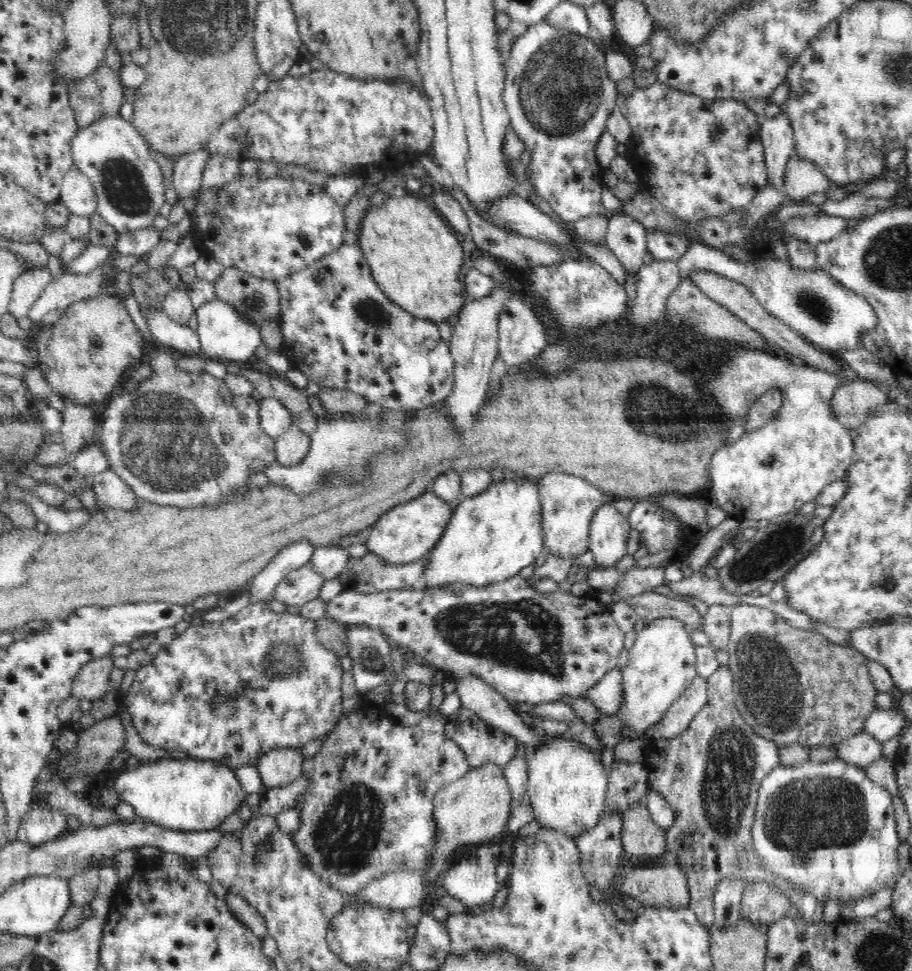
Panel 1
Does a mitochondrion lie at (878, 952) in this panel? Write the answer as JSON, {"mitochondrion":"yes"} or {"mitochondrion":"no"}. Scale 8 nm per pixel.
{"mitochondrion":"yes"}

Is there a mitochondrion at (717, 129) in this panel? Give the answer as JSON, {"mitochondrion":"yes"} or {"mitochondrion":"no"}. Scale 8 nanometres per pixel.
{"mitochondrion":"yes"}

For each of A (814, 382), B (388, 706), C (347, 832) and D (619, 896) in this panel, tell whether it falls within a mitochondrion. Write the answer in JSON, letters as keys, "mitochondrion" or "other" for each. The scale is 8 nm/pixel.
{"A":"other","B":"other","C":"mitochondrion","D":"other"}

